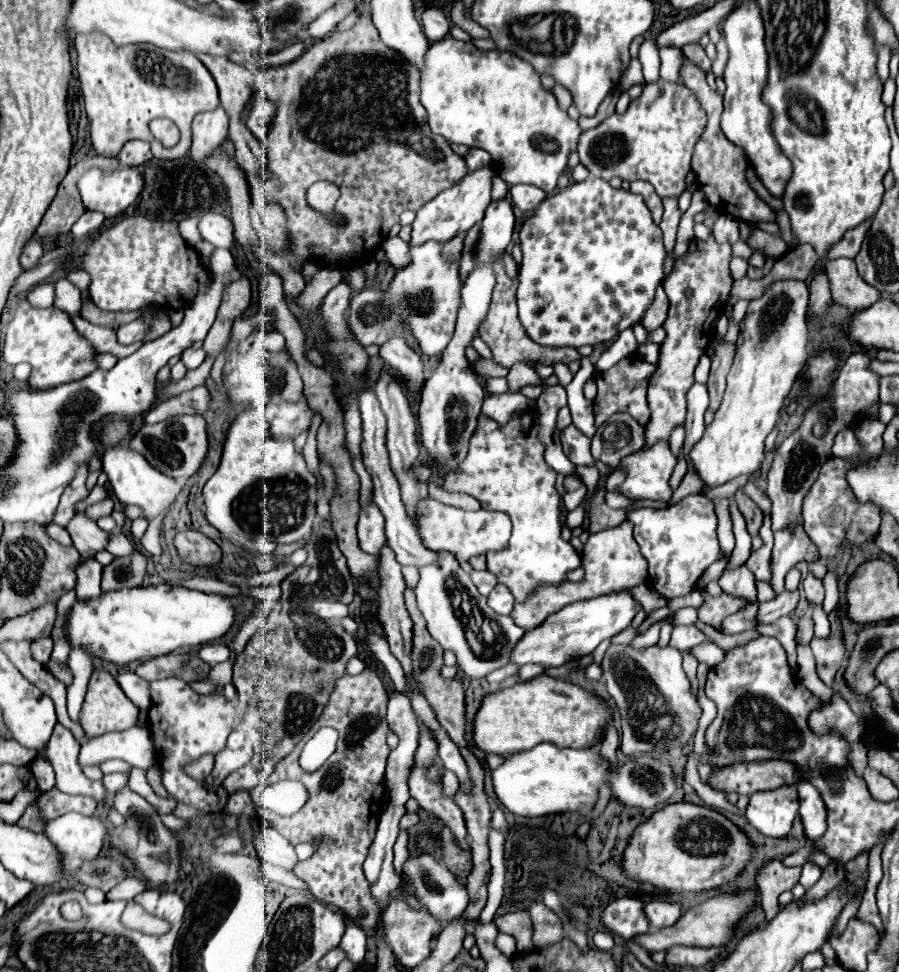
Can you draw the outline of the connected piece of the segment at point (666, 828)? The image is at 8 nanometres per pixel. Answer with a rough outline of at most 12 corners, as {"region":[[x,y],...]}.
{"region":[[676,802],[634,828],[622,872],[666,892],[732,882],[750,842]]}

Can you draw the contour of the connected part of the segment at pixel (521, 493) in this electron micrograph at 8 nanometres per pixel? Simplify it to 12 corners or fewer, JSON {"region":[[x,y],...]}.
{"region":[[518,412],[482,416],[446,490],[512,520],[488,570],[516,602],[580,566]]}

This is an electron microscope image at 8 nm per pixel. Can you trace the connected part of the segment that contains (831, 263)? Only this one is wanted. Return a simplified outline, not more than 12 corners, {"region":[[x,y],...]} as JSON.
{"region":[[828,260],[832,300],[848,314],[878,300],[854,260]]}

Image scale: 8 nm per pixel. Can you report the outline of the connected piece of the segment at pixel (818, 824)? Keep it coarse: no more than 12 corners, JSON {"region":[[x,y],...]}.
{"region":[[804,778],[796,782],[808,840],[826,830],[824,802]]}

